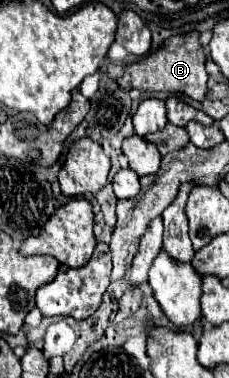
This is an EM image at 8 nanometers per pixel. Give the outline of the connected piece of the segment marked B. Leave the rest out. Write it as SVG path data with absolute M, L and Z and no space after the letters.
M189 32L181 36L171 36L163 42L163 46L141 58L139 62L127 64L123 68L123 76L117 78L123 90L143 90L143 92L181 92L191 96L193 100L203 100L207 94L207 72L205 72L205 50L199 44L199 32Z

